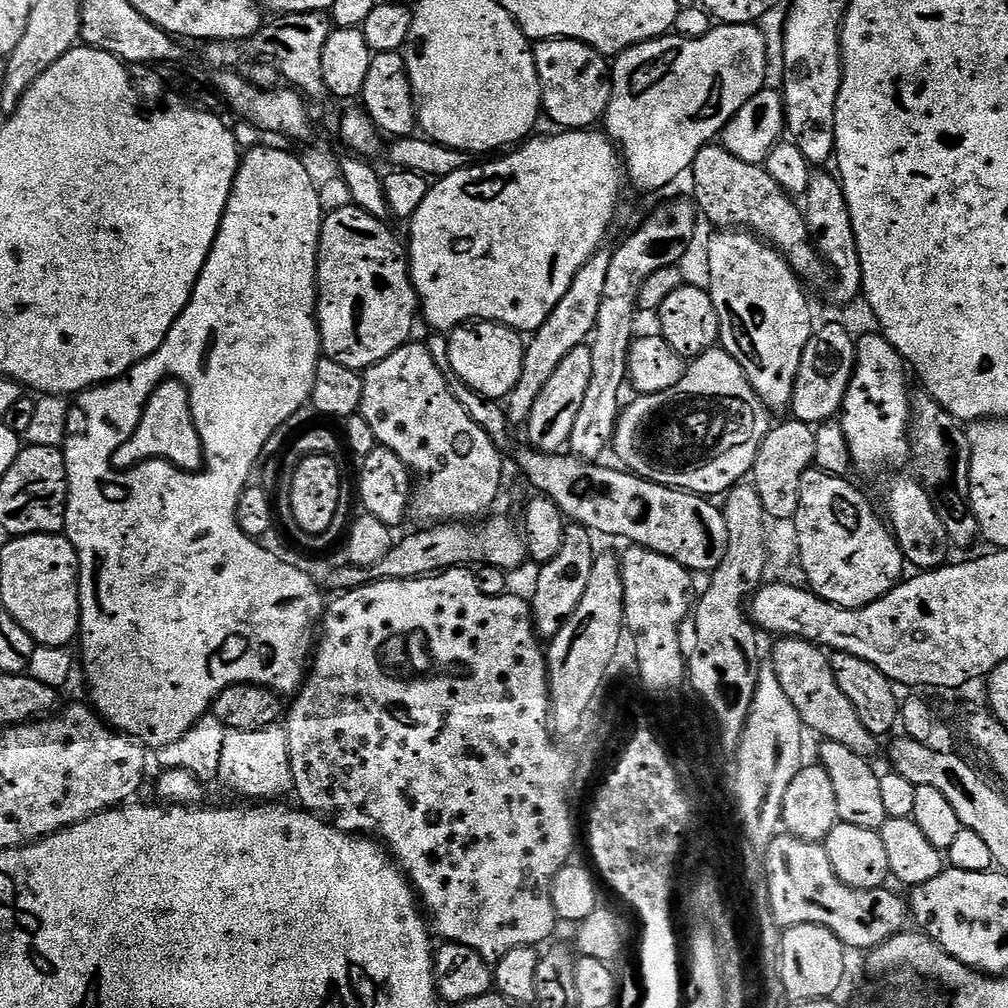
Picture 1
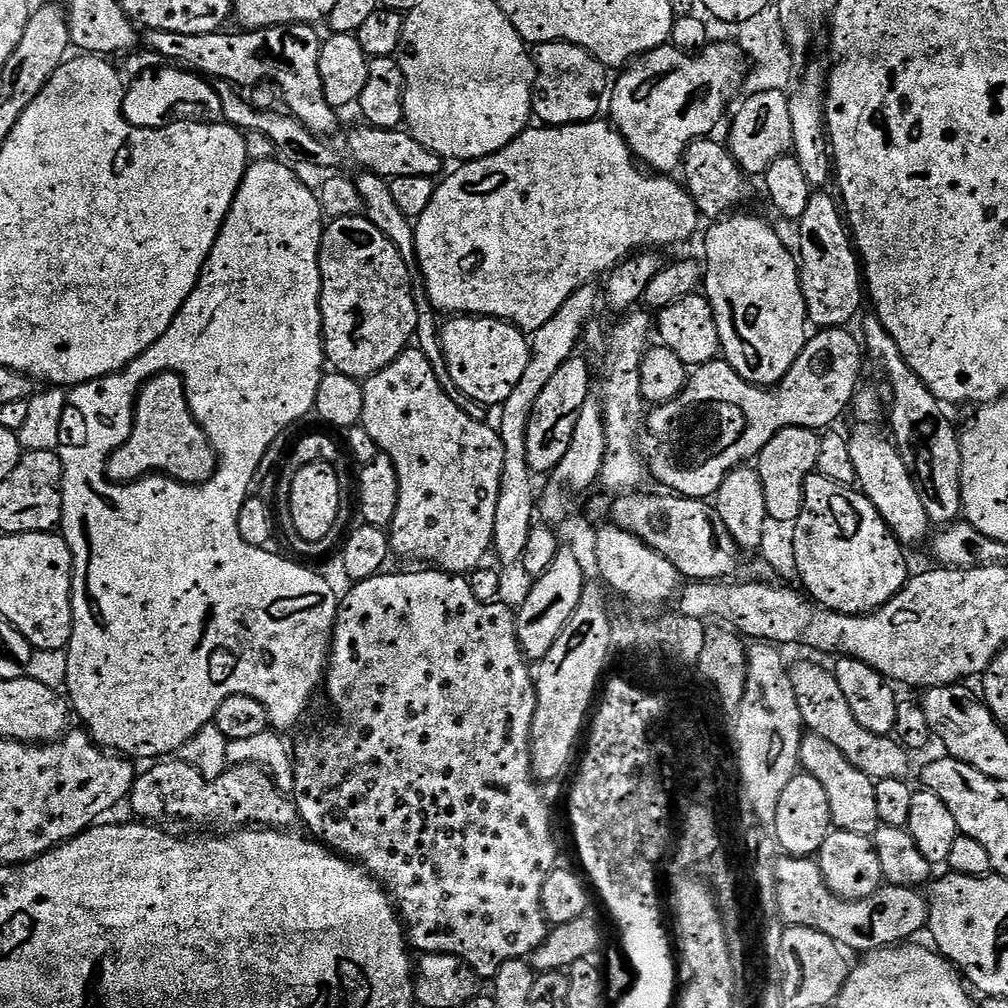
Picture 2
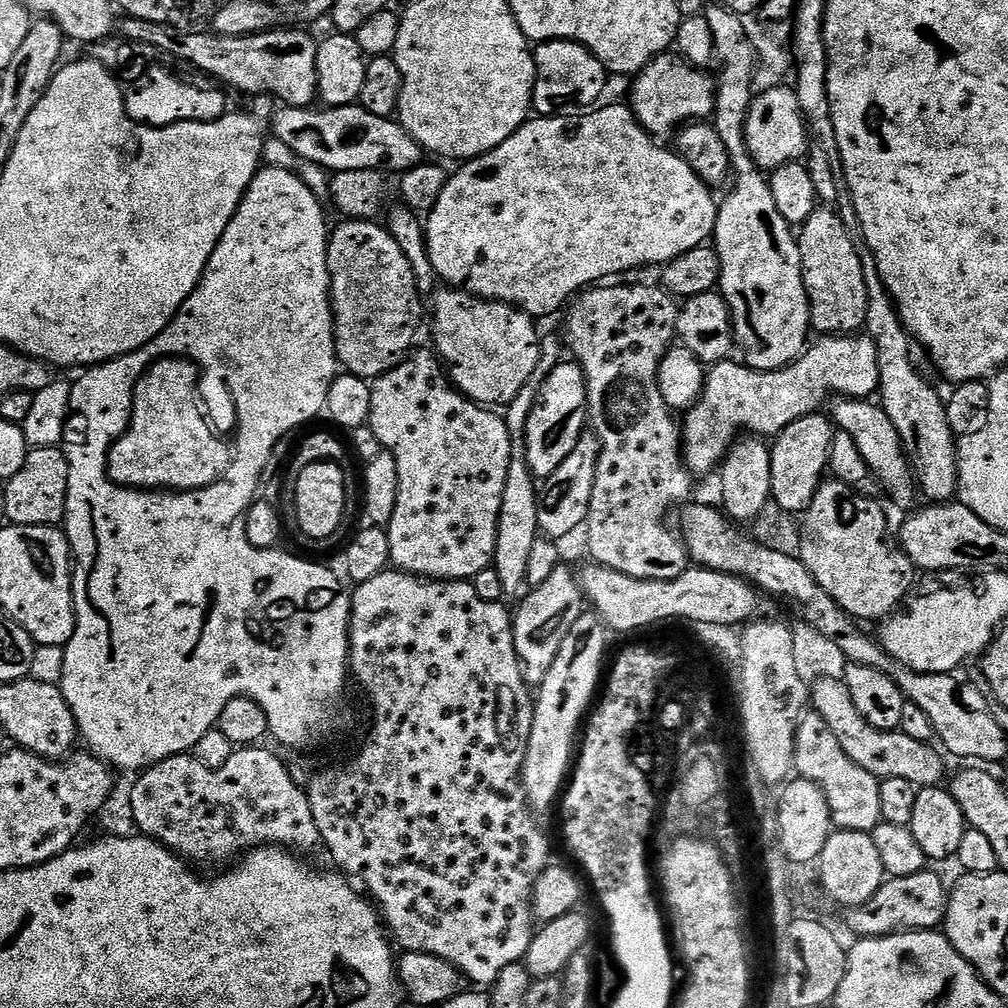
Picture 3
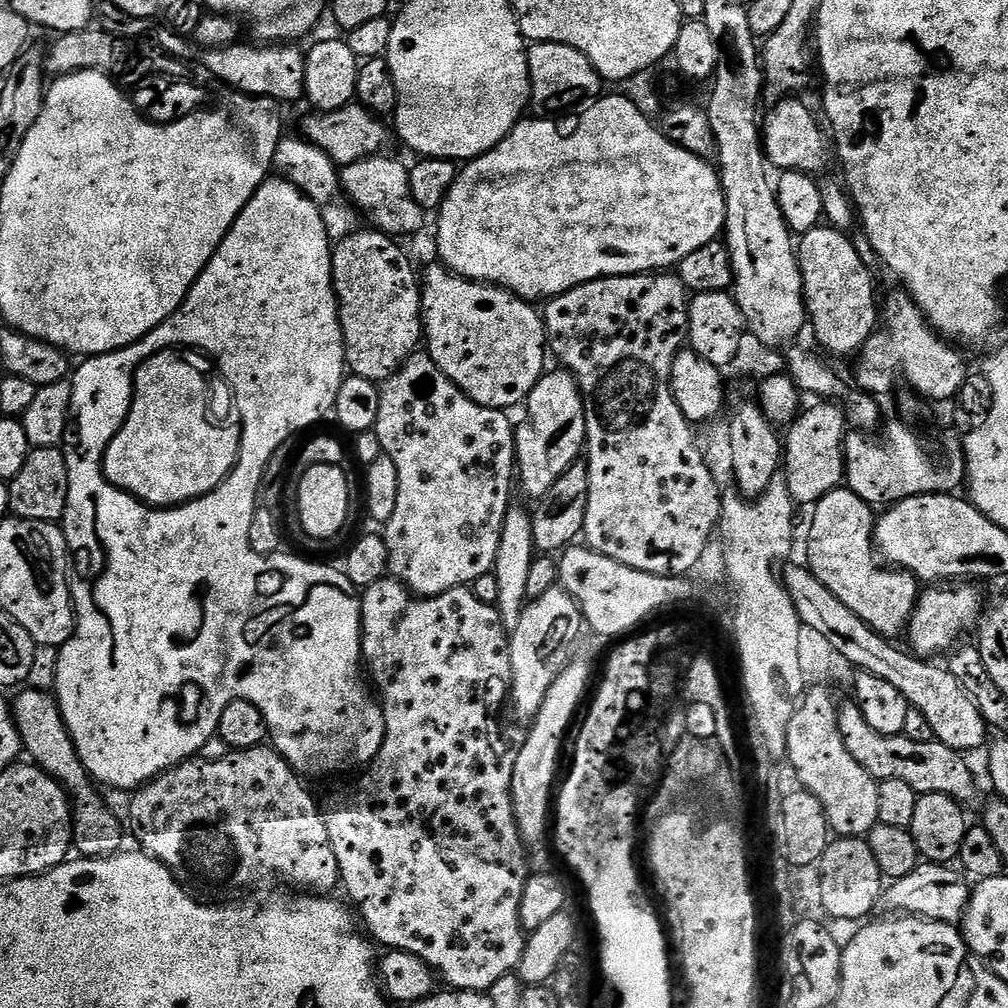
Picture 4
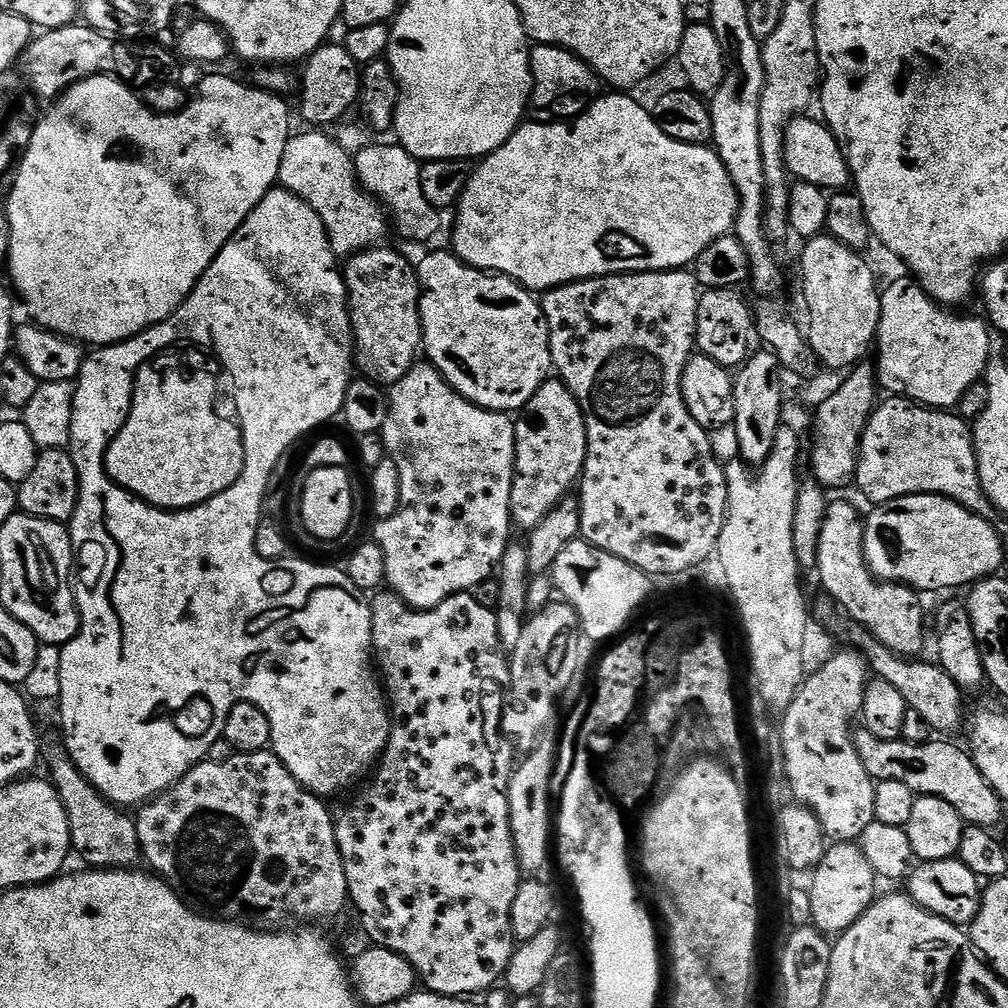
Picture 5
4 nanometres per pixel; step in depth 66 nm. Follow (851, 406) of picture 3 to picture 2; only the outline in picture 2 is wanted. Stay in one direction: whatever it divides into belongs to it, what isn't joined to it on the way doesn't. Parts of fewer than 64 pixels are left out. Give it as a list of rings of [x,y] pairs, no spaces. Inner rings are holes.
[[[862,421],[852,430],[848,438],[846,453],[856,472],[859,489],[870,498],[875,508],[883,514],[888,527],[895,533],[899,542],[907,547],[914,546],[931,535],[932,514],[923,488],[915,476],[911,463],[906,462],[897,443],[874,422]]]

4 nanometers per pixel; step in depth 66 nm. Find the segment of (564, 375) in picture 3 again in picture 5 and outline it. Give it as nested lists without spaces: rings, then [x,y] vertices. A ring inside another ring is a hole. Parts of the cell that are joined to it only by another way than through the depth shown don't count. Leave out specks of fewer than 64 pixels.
[[[549,378],[544,385],[530,398],[528,405],[522,409],[522,415],[515,421],[516,425],[516,477],[512,480],[510,506],[512,507],[512,522],[517,529],[531,530],[558,506],[573,491],[579,481],[588,453],[588,435],[586,422],[574,394],[559,378]]]

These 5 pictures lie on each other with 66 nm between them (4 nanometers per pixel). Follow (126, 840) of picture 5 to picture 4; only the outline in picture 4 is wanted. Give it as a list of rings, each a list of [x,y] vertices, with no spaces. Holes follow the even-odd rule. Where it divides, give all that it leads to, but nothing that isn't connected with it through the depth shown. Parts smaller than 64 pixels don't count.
[[[29,686],[20,691],[15,693],[16,700],[14,696],[11,701],[12,716],[16,719],[16,728],[20,732],[20,743],[23,751],[27,755],[28,752],[32,755],[29,756],[31,763],[47,776],[59,780],[64,791],[68,793],[72,806],[72,843],[75,851],[84,858],[115,856],[125,847],[125,825],[124,828],[120,825],[120,820],[112,813],[111,806],[100,797],[101,789],[94,783],[78,758],[78,750],[70,738],[55,695]]]

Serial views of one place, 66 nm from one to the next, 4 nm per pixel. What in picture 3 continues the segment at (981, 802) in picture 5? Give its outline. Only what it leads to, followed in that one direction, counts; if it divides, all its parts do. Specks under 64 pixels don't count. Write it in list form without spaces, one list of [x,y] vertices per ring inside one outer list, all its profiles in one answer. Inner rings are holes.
[[[817,679],[810,688],[810,704],[815,715],[821,716],[830,730],[834,730],[834,738],[838,738],[848,757],[862,766],[862,770],[874,774],[877,780],[906,778],[906,782],[916,785],[917,789],[930,788],[943,781],[940,779],[944,776],[945,757],[939,751],[936,753],[931,743],[918,742],[902,731],[883,732],[870,726],[870,722],[858,714],[858,706],[854,706],[854,698],[850,698],[850,690],[843,679]]]

